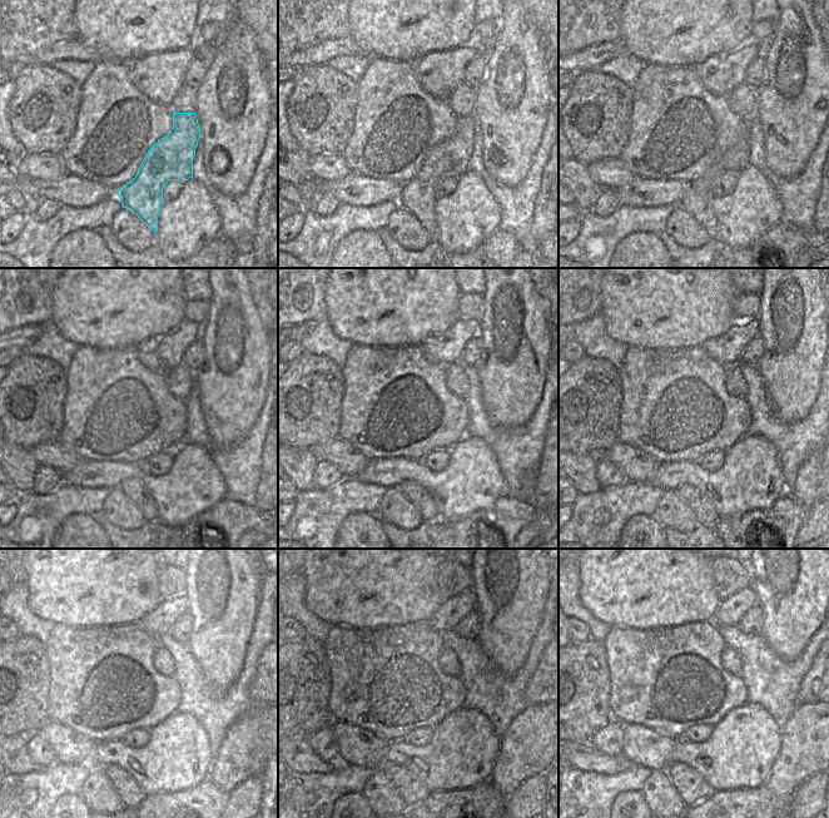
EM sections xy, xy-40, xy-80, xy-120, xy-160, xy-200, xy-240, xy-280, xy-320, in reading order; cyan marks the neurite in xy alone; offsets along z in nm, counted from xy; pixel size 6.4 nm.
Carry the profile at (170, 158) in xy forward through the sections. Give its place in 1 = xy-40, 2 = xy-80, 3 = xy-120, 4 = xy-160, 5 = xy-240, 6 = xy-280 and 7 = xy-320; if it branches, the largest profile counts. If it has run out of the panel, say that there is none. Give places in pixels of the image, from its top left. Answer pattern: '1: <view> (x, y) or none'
1: xy-40 (451, 157)
2: xy-80 (696, 202)
3: xy-120 (134, 489)
4: xy-160 (415, 492)
5: xy-240 (130, 793)
6: xy-280 (412, 791)
7: xy-320 (691, 787)

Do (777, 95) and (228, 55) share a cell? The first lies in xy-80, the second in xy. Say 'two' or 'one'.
one

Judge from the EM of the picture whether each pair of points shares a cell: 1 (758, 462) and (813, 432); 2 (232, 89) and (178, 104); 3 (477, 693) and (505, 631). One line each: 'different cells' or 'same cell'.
1: different cells
2: different cells
3: different cells

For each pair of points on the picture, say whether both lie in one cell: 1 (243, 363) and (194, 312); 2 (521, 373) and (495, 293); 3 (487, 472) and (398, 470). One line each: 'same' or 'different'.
1: different
2: same
3: same

